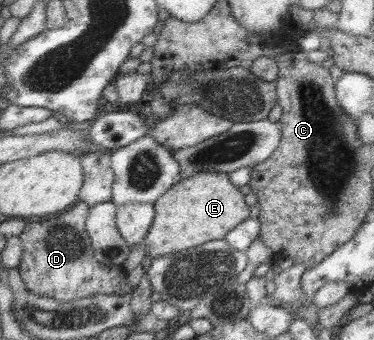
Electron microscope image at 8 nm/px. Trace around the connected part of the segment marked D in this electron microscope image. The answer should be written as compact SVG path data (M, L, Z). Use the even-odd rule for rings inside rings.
M75 202L67 211L45 221L27 223L18 235L22 254L16 267L25 287L37 296L69 302L95 294L129 295L127 273L119 266L101 265L92 256L92 244L84 226L88 205Z

